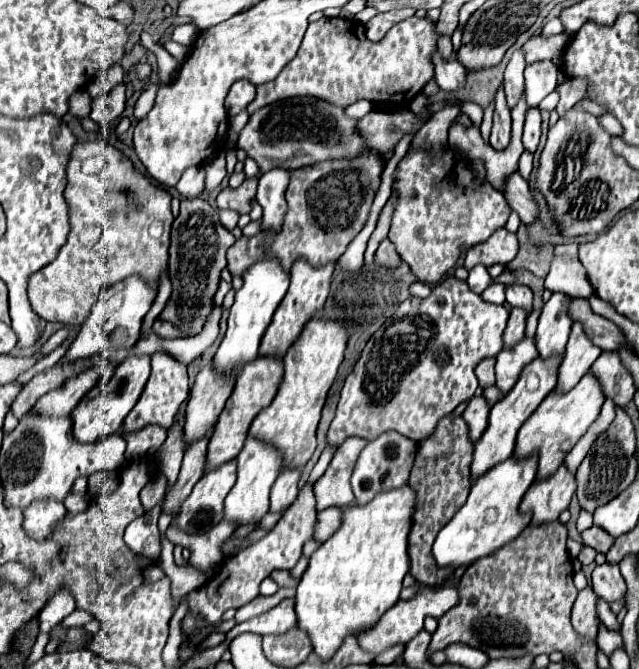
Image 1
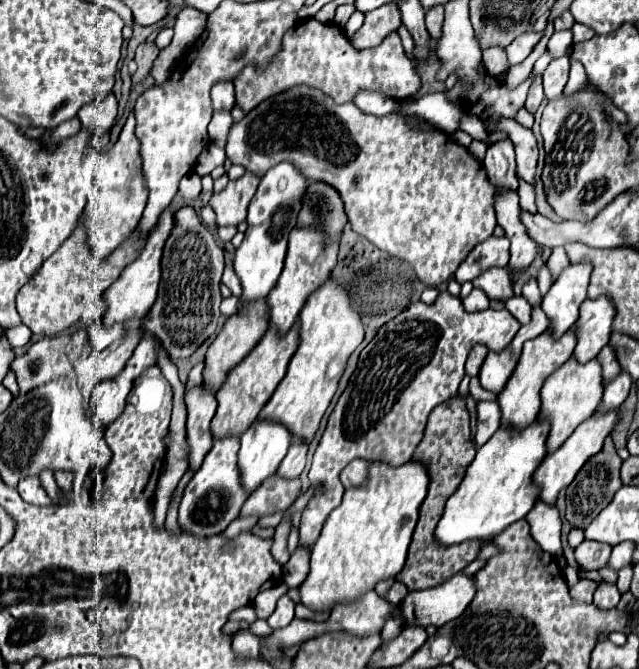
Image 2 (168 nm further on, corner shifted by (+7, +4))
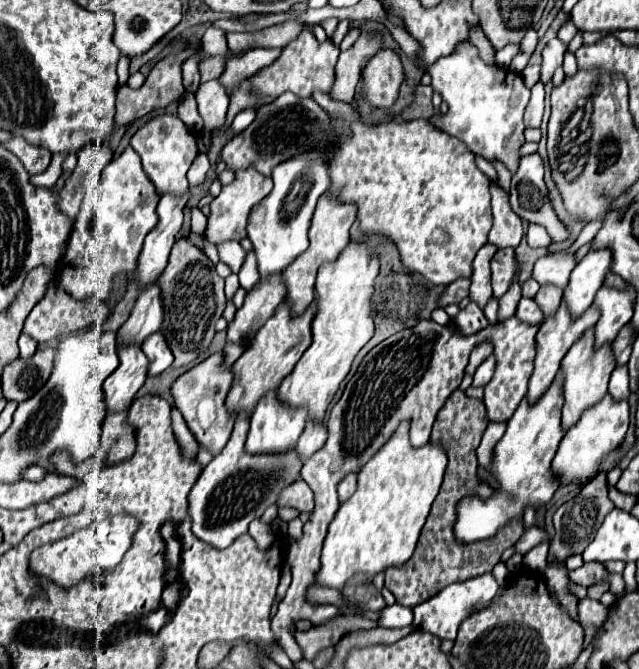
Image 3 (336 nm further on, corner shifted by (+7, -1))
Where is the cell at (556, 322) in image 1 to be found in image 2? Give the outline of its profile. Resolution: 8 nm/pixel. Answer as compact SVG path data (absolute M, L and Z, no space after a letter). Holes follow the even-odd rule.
M589 262L569 264L545 294L543 310L551 320L549 330L555 336L561 336L579 318L579 306L587 298L591 272L593 266Z

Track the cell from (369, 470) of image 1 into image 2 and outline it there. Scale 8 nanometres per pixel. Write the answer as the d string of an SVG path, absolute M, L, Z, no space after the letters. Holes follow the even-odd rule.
M353 460L349 462L343 470L341 470L341 482L345 488L351 488L351 486L361 486L365 484L367 480L367 460Z

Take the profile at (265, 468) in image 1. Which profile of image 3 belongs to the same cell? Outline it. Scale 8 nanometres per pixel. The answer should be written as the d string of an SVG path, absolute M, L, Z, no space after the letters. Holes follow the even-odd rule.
M271 391L251 415L245 451L251 455L291 451L305 429L305 419L305 409L291 409L279 403L275 391Z

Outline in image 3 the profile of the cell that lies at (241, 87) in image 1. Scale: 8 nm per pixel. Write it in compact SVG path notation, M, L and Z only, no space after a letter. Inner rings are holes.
M218 79L200 83L195 99L198 111L205 121L205 129L219 129L225 121L225 113L229 107L229 97L225 93L224 85Z

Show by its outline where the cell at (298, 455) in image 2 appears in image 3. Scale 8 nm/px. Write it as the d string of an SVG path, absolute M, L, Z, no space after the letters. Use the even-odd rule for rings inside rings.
M307 423L303 435L297 441L295 451L301 459L309 459L313 453L317 453L323 447L325 441L327 441L325 425L323 423Z

